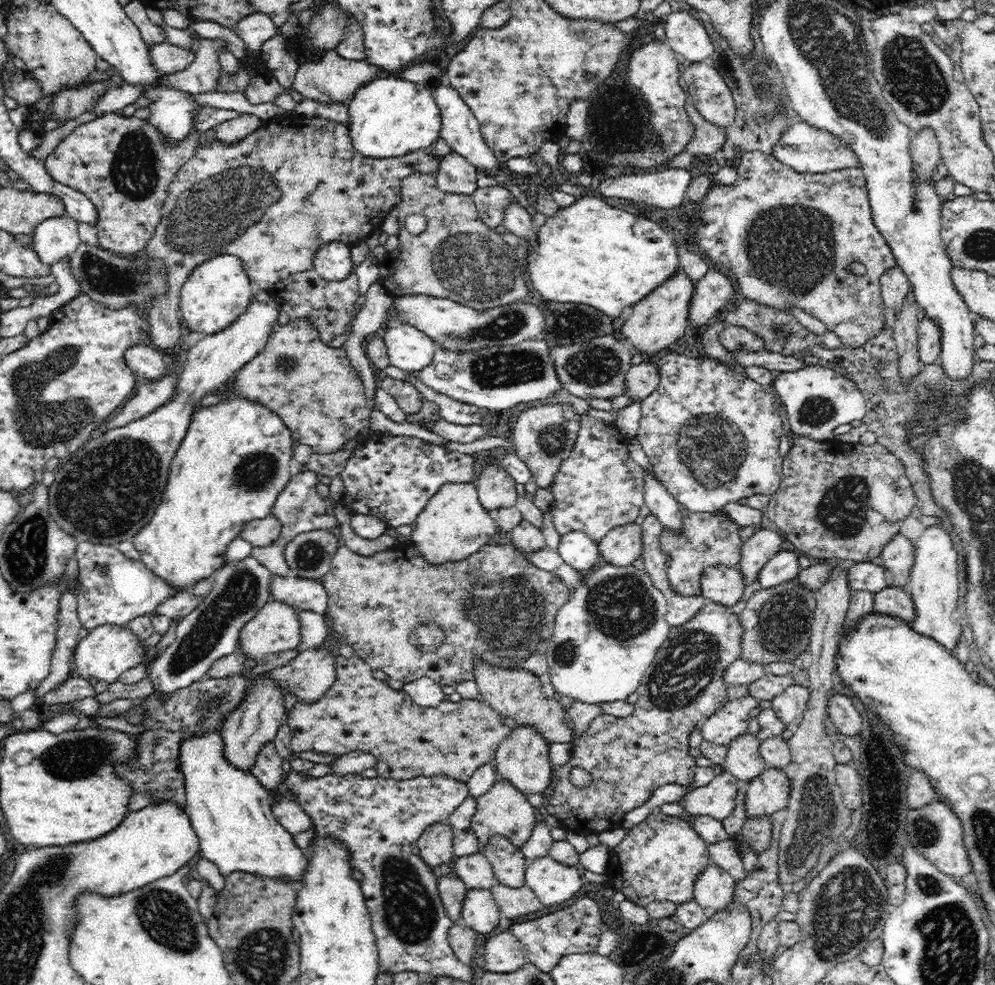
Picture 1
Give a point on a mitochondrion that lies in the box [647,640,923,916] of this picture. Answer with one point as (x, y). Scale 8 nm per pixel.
(817, 818)

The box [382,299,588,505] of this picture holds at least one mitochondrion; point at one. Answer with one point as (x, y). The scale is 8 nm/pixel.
(496, 368)

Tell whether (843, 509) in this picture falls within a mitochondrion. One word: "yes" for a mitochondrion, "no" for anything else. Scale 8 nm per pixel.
yes

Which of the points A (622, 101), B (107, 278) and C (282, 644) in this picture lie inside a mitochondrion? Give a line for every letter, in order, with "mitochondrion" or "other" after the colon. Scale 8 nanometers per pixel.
A: mitochondrion
B: mitochondrion
C: other

